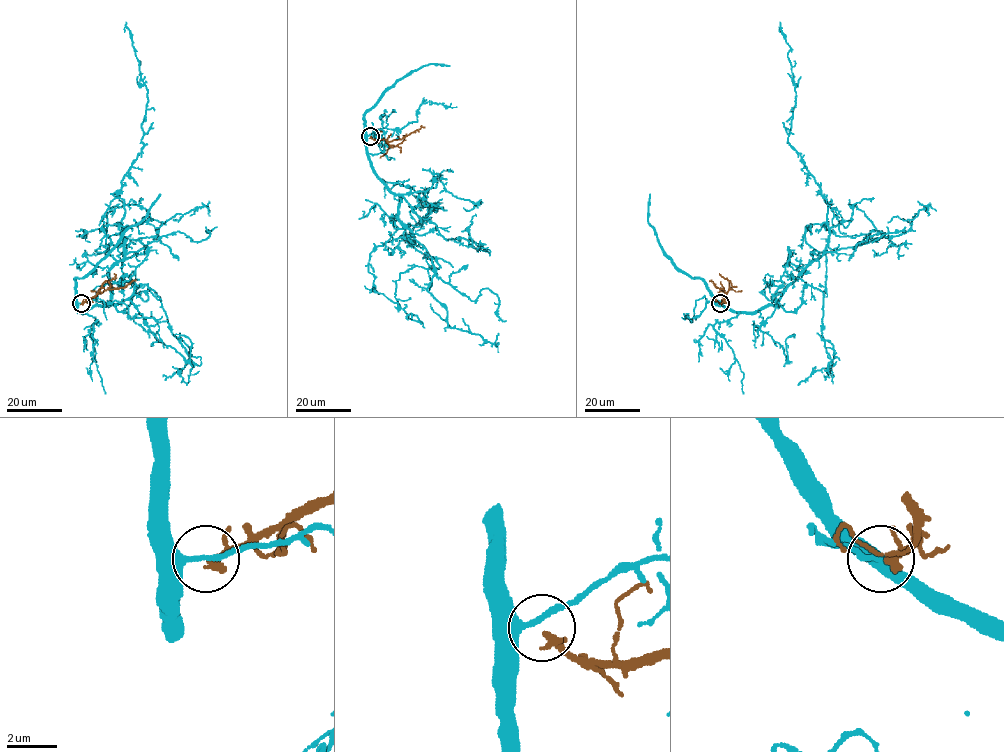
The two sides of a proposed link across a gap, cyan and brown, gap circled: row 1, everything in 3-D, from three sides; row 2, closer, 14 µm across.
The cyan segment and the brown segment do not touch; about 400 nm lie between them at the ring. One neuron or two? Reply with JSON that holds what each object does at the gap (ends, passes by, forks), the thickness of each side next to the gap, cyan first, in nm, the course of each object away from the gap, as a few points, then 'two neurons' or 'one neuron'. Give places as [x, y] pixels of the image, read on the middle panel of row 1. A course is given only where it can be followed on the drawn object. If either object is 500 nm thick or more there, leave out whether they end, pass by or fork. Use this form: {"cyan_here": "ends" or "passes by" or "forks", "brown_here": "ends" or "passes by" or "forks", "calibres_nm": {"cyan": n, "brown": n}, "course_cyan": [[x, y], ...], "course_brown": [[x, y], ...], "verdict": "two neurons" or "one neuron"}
{"cyan_here": "passes by", "brown_here": "passes by", "calibres_nm": {"cyan": 220, "brown": 220}, "course_cyan": [[370, 135], [368, 159], [399, 194], [399, 219], [411, 245], [407, 238], [430, 204], [437, 211], [413, 196]], "course_brown": [[370, 136], [392, 141], [424, 127]], "verdict": "two neurons"}

